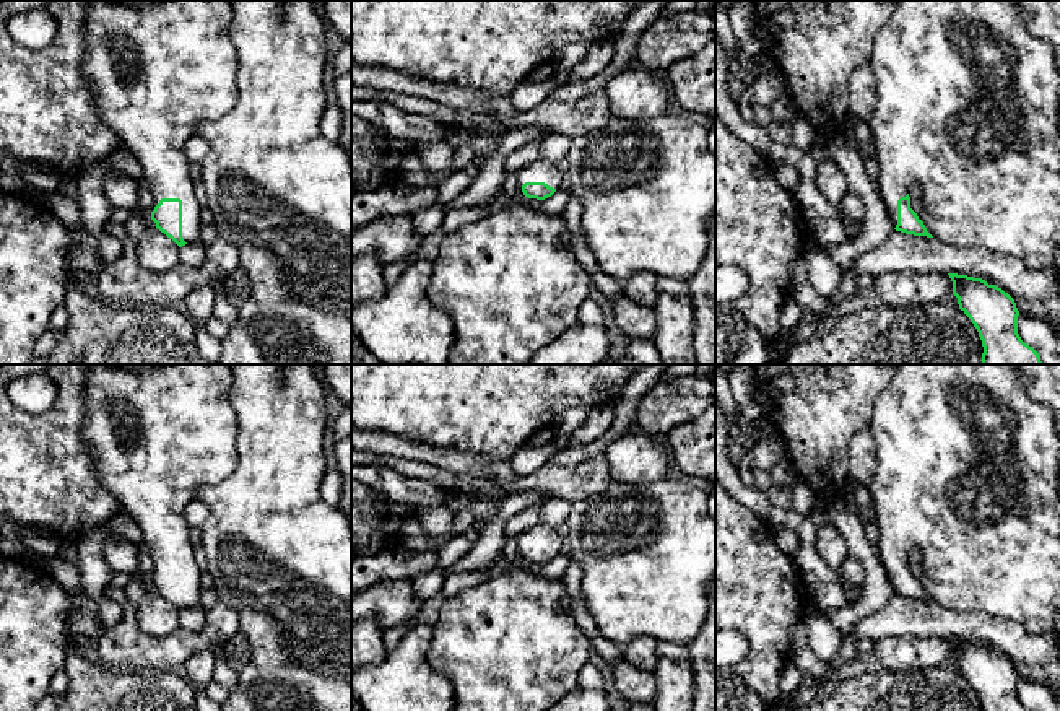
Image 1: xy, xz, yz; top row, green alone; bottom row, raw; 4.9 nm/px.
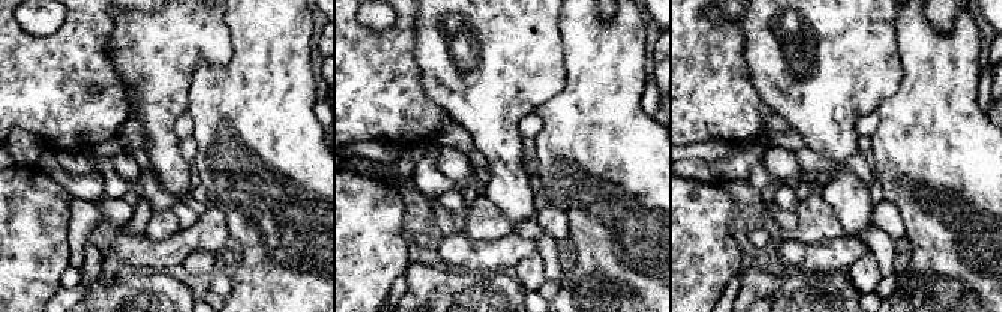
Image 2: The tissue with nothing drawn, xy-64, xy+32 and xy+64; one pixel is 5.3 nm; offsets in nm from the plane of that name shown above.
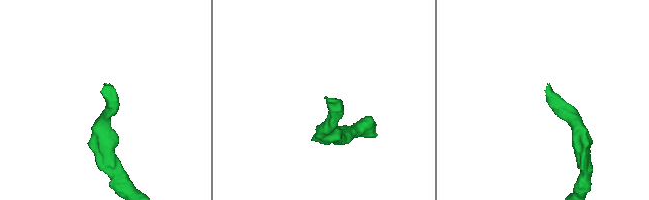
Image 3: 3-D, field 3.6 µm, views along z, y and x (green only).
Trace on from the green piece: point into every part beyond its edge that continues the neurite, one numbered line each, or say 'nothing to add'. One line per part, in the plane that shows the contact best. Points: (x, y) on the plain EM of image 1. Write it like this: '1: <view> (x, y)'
1: xy (156, 436)

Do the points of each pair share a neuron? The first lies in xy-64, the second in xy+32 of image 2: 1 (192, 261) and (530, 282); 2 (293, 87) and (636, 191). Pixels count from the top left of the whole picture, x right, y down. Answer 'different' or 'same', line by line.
1: same
2: same

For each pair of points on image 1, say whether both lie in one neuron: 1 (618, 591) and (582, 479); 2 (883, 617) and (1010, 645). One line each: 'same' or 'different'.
1: different
2: same

